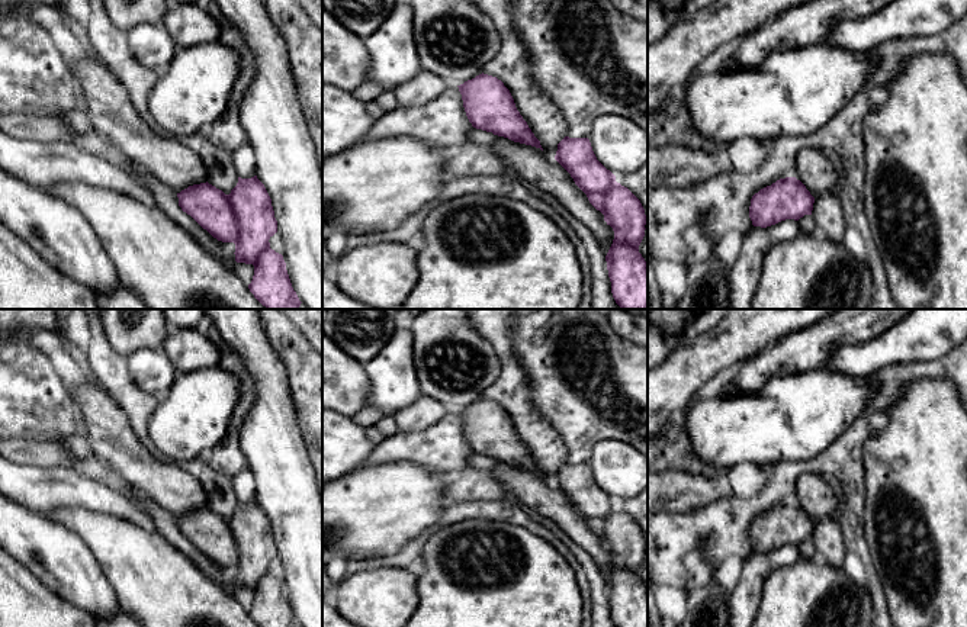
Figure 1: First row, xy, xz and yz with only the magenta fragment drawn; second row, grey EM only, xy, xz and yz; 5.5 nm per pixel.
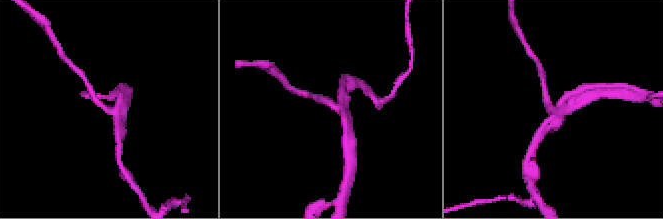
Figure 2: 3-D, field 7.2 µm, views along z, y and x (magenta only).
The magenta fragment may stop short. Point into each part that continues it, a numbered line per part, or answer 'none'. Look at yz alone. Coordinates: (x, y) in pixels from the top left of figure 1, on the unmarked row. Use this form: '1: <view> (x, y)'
1: yz (815, 495)

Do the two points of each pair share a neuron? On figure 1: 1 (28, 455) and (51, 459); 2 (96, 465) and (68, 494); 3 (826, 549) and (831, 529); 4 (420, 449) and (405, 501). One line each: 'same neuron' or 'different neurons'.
1: same neuron
2: different neurons
3: same neuron
4: different neurons

